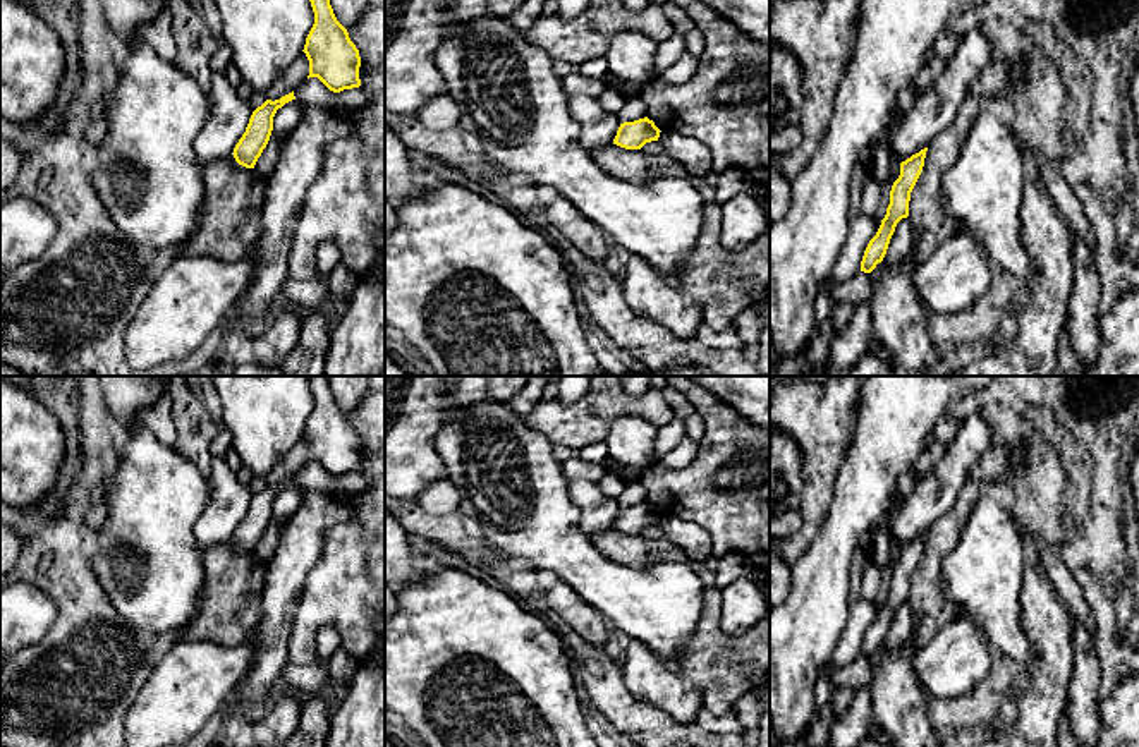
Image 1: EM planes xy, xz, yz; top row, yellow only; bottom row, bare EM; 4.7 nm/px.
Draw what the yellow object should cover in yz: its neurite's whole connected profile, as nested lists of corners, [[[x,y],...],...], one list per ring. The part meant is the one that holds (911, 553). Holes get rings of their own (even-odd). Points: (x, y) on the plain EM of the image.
[[[928,532],[900,548],[900,560],[892,570],[886,599],[864,635],[861,656],[871,658],[883,646],[897,608],[909,601],[911,577],[923,556],[926,536]]]

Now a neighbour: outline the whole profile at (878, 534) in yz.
[[[897,489],[897,491],[893,491],[893,495],[890,498],[888,510],[880,517],[880,520],[876,524],[873,524],[873,527],[868,532],[871,565],[876,565],[883,572],[890,567],[888,541],[892,536],[892,531],[886,527],[886,522],[893,515],[898,503],[900,503],[900,493]]]

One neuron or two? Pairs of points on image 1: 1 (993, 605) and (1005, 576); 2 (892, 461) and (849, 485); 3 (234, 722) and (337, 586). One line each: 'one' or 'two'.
1: one
2: one
3: two

